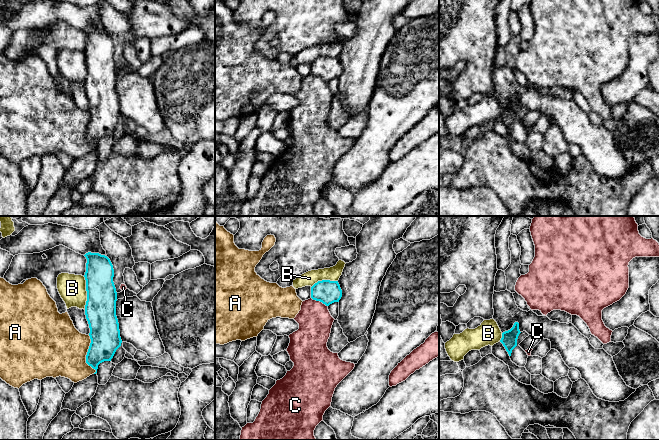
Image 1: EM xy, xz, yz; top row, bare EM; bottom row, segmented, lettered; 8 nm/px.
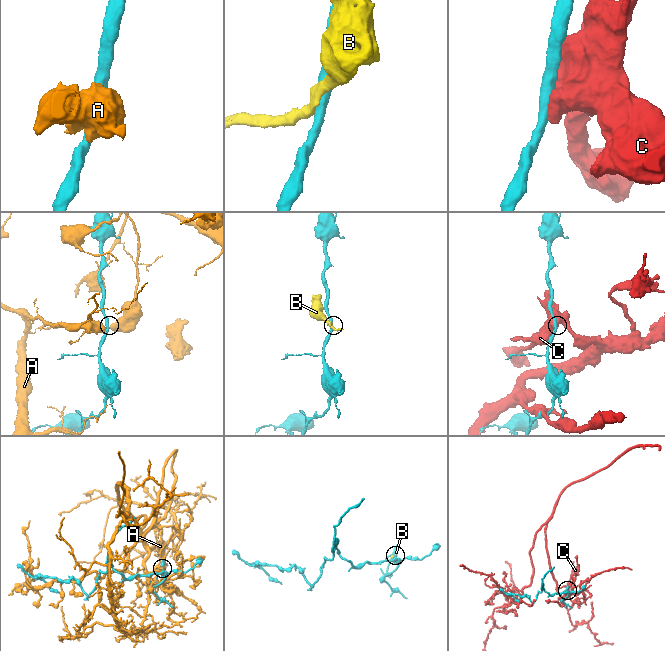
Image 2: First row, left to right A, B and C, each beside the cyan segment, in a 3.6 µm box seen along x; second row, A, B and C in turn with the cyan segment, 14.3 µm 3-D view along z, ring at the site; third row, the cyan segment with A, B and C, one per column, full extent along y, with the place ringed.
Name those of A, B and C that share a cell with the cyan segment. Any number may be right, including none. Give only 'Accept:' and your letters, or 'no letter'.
Accept: no letter

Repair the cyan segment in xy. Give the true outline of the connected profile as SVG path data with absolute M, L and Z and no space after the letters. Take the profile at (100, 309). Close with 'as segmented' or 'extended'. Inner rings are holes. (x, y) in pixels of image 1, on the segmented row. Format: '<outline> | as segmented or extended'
M88 252L84 256L87 259L85 315L91 339L86 363L96 370L96 374L100 363L111 361L122 340L116 316L113 265L107 256L99 253Z | as segmented

